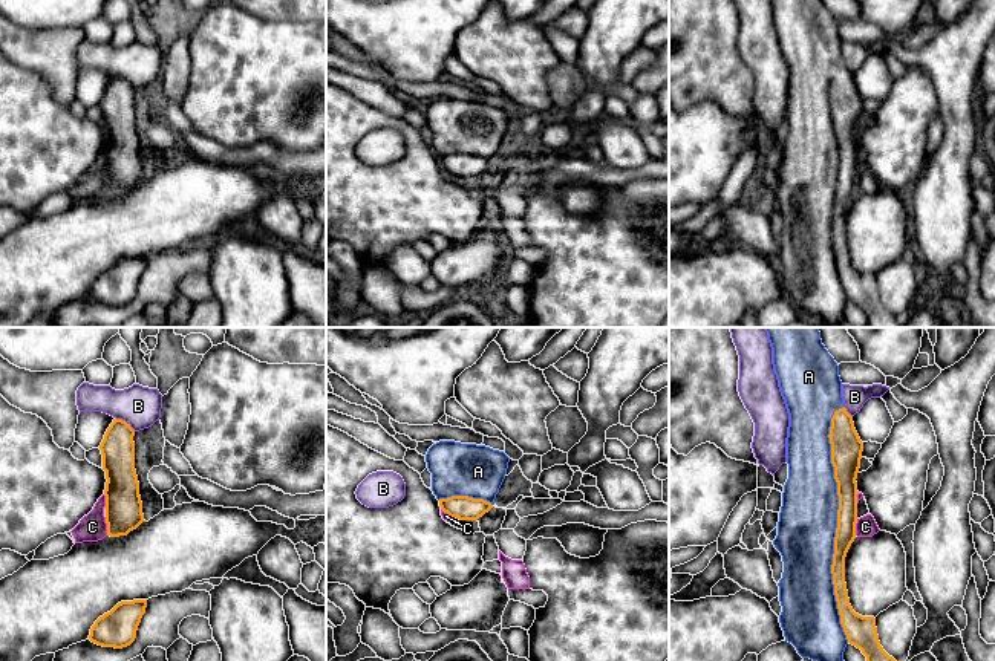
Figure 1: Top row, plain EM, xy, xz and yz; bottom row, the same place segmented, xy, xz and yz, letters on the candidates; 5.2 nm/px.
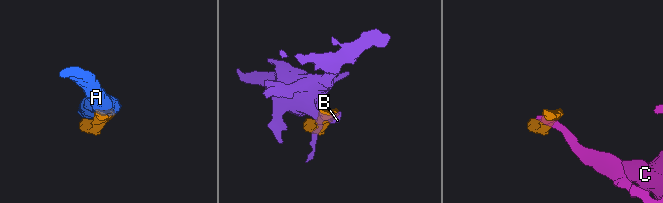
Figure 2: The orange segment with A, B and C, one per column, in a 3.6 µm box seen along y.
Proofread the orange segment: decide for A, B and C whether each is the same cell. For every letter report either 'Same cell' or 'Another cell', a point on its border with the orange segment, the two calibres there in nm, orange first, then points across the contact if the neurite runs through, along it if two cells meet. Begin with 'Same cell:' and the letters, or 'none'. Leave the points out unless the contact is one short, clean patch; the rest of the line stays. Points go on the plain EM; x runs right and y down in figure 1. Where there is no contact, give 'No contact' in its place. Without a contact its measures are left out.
Same cell: A
A: Same cell. Touches orange at yz (838, 181). Thickness 110 nm (orange) against 300 nm
B: Another cell. Touches orange at xy (124, 78). Thickness 180 nm (orange) against 220 nm. Boundary: xy (115, 74), (126, 78), (135, 87)
C: Another cell. Touches orange at xy (107, 184). Thickness 190 nm (orange) against 140 nm. Boundary: xy (104, 175), (107, 192)

